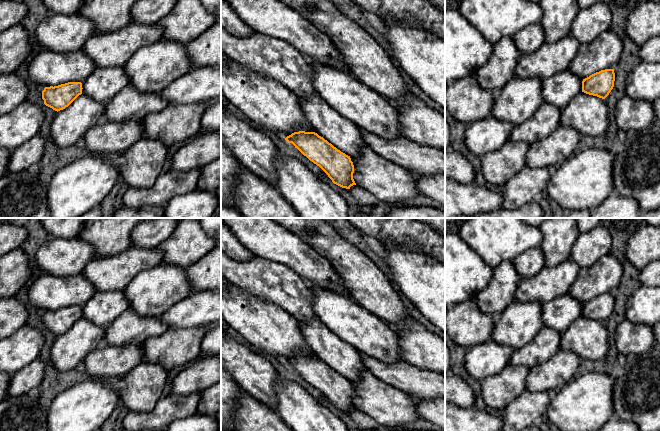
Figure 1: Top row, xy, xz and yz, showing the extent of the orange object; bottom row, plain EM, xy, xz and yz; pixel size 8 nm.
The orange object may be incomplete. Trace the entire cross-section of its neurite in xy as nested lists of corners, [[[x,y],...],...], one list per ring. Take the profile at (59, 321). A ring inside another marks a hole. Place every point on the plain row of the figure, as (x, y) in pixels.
[[[68,306],[54,311],[45,311],[42,315],[42,323],[46,330],[58,336],[68,331],[81,319],[82,313],[81,306]]]

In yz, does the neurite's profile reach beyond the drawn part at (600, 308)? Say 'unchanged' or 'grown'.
unchanged

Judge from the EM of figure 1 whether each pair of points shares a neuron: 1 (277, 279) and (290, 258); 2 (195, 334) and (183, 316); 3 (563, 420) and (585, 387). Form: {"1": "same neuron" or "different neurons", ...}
{"1": "different neurons", "2": "different neurons", "3": "same neuron"}

